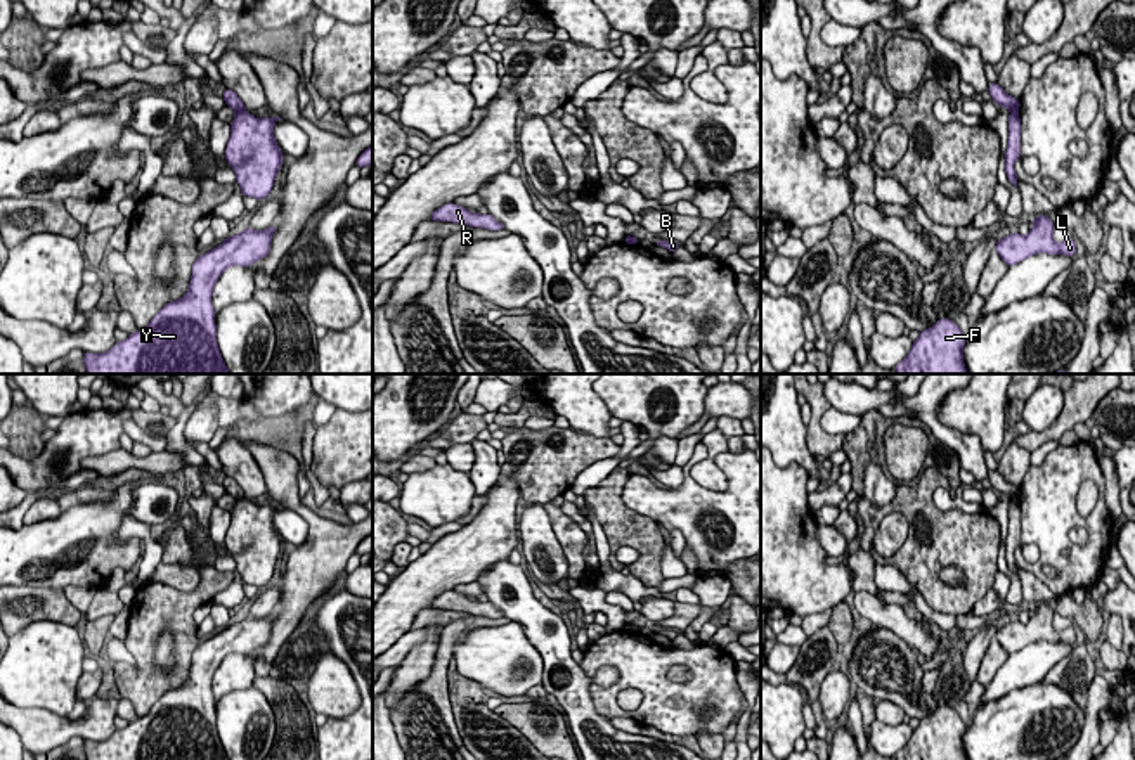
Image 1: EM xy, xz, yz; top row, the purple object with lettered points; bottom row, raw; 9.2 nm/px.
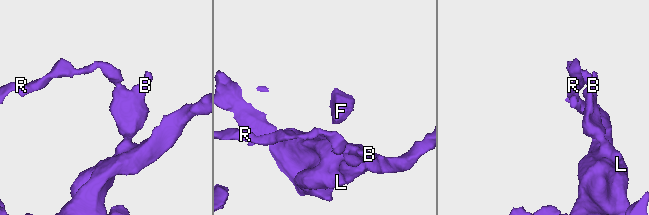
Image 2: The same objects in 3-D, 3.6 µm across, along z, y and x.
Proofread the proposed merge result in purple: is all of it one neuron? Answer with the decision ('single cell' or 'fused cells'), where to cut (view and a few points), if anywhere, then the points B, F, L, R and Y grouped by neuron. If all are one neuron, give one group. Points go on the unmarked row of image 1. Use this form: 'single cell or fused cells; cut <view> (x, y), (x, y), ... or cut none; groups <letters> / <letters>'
fused cells; cut xy (243, 495), (236, 501); groups B F L Y / R

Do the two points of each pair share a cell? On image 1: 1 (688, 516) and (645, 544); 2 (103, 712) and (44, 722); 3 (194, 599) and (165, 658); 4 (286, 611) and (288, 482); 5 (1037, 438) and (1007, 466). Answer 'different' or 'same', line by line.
1: different
2: same
3: different
4: same
5: different

